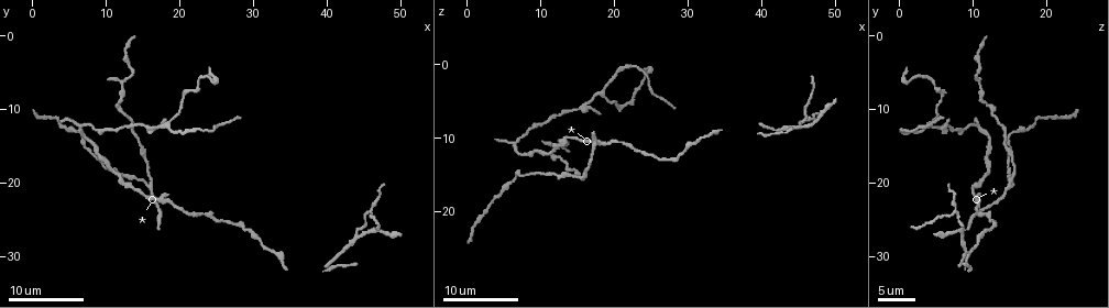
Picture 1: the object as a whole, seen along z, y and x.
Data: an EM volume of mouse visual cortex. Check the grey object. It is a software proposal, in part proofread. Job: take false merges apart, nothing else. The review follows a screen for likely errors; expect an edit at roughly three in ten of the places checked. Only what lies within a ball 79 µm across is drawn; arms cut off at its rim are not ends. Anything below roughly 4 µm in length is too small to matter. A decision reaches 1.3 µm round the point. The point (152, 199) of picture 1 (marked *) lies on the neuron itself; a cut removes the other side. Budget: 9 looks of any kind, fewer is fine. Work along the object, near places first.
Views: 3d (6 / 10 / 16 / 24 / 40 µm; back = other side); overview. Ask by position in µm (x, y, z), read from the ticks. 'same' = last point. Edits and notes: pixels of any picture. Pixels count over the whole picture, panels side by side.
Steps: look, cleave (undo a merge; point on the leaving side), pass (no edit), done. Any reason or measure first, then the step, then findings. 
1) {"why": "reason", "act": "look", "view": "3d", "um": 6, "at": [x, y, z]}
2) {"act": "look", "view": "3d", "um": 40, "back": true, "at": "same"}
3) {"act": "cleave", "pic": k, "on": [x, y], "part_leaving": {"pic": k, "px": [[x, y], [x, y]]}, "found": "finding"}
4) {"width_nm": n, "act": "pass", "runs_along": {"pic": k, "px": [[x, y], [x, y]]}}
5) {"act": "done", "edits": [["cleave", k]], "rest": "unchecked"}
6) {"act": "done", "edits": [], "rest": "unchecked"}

{"why": "three-way junction", "act": "look", "view": "3d", "um": 16, "at": [15.5, 20.5, 15.0]}

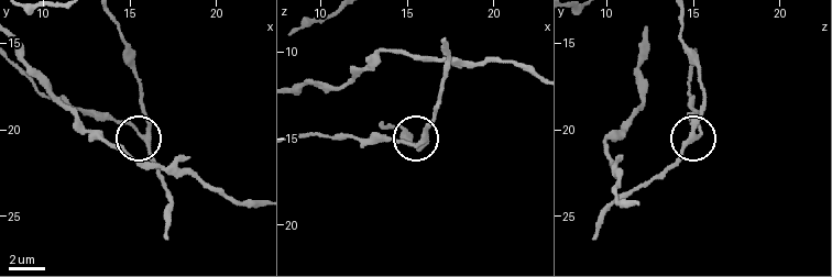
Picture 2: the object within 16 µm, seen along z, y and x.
{"arms": 3, "act": "pass", "runs_along": {"pic": 2, "px": [[153, 168], [170, 173], [170, 191], [144, 137], [142, 86]]}, "found": "all the same neuron"}

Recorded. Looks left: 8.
{"why": "calibre changes", "act": "look", "view": "3d", "um": 10, "at": [12.0, 7.0, 11.0]}

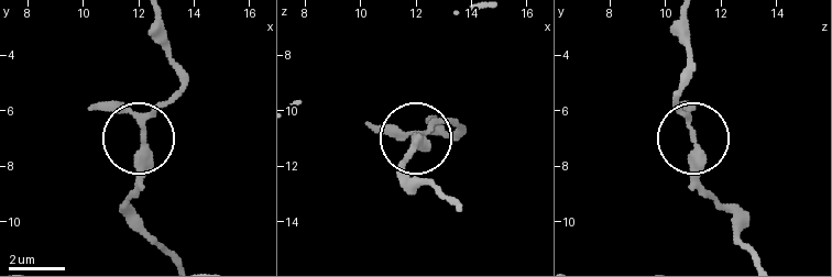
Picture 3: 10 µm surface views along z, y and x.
{"act": "pass", "runs_along": {"pic": 3, "px": [[168, 256], [129, 207], [143, 178], [145, 121], [183, 81]]}, "found": "continuous, no second neuron"}

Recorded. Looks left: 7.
{"why": "a narrow waist", "act": "look", "view": "3d", "um": 16, "at": [14.5, 12.0, 6.0]}

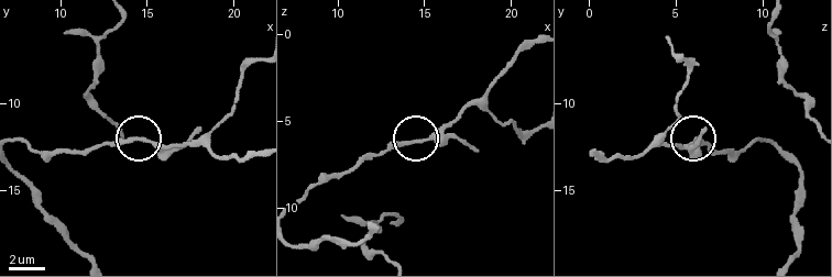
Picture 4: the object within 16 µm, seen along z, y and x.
{"act": "pass", "runs_along": {"pic": 4, "px": [[295, 206], [371, 157], [419, 141], [458, 136]]}, "found": "all the same neuron"}

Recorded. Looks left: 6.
{"why": "a fork", "act": "look", "view": "3d", "um": 16, "at": [18.5, 12.0, 4.0]}

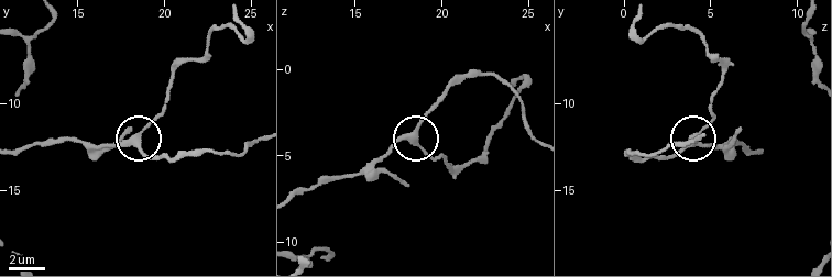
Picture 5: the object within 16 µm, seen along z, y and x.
{"act": "pass", "runs_along": {"pic": 5, "px": [[20, 148], [73, 139], [112, 143], [138, 139], [155, 159]]}, "found": "all the same neuron"}

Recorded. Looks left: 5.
{"act": "done", "edits": [], "rest": "unchecked"}

